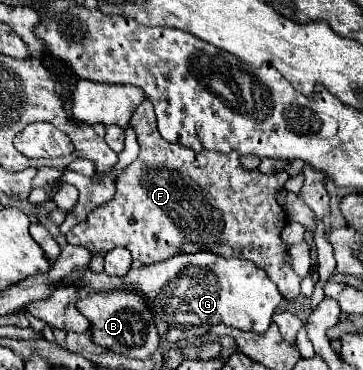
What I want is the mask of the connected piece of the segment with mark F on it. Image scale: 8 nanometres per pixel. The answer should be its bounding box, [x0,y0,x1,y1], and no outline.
[65,99,301,301]

